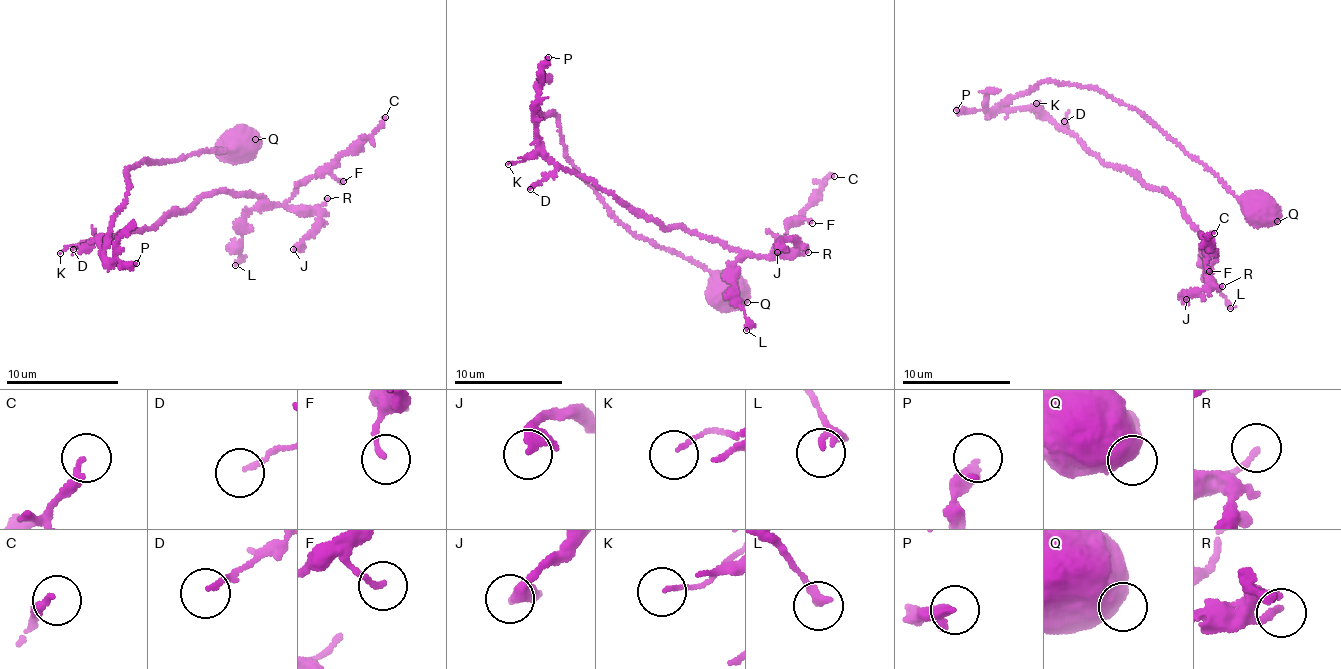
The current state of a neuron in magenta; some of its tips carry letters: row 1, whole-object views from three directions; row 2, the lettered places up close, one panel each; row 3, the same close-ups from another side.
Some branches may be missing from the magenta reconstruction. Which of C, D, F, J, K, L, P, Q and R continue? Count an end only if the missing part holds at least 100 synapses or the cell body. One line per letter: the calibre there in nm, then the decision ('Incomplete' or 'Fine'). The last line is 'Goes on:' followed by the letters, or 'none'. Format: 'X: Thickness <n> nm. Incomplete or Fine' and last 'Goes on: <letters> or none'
C: Thickness 200 nm. Fine
D: Thickness 140 nm. Fine
F: Thickness 140 nm. Fine
J: Thickness 400 nm. Fine
K: Thickness 100 nm. Fine
L: Thickness 140 nm. Fine
P: Thickness 360 nm. Fine
Q: Thickness 900 nm. Fine
R: Thickness 180 nm. Fine
Goes on: none

